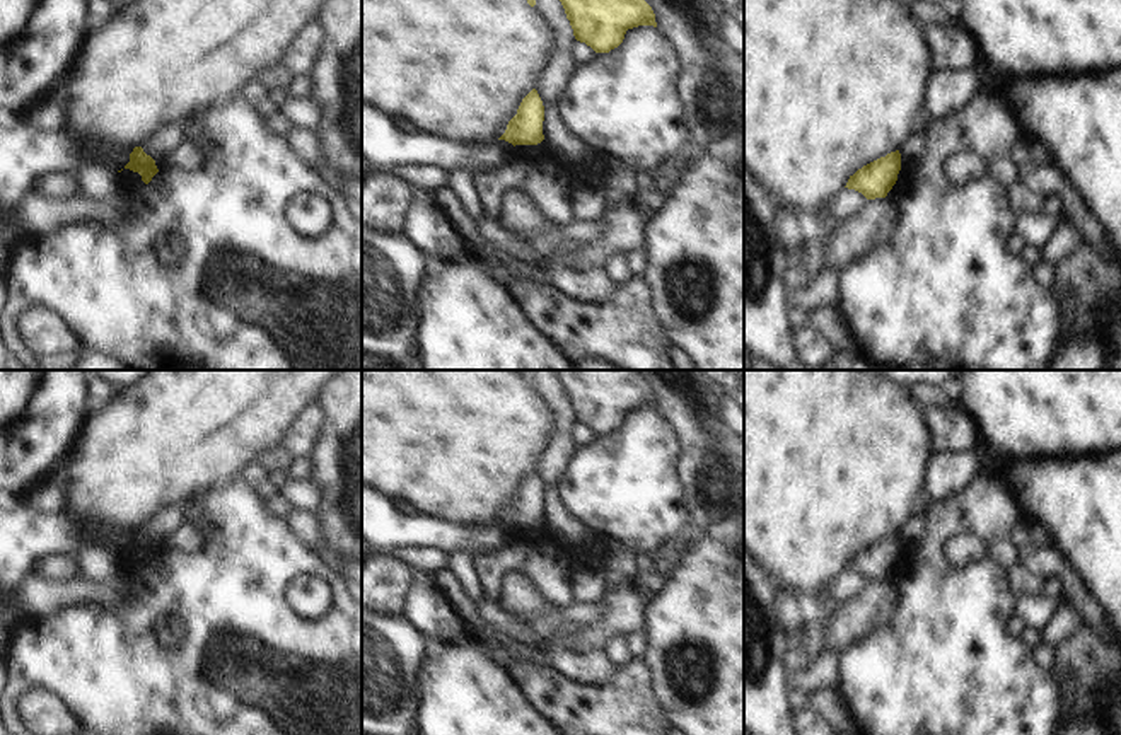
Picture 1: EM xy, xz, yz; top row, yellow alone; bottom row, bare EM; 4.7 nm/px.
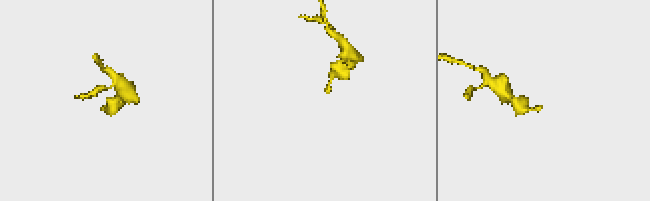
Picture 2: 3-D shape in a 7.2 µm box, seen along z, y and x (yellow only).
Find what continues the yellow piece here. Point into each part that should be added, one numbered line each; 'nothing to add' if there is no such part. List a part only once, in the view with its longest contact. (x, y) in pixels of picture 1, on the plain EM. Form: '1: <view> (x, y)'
nothing to add.

